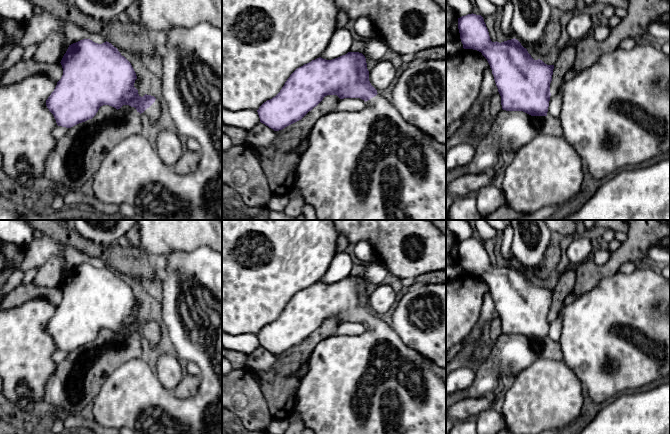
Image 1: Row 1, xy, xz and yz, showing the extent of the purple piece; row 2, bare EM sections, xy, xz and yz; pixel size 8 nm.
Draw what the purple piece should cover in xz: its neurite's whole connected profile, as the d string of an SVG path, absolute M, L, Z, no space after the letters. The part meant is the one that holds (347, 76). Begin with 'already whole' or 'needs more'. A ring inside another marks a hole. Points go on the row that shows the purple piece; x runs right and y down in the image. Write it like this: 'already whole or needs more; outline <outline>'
needs more; outline M348 52L338 58L326 60L321 57L312 60L297 68L287 79L280 92L270 100L264 102L257 110L260 122L279 131L301 120L309 111L316 107L325 96L337 95L340 99L360 98L366 102L366 106L356 112L331 112L321 117L311 129L308 135L308 145L304 152L294 162L292 172L295 178L294 187L302 193L304 201L311 205L316 213L317 220L446 220L446 159L440 154L426 138L427 134L416 126L406 122L391 101L377 93L377 90L369 81L366 58L359 52Z

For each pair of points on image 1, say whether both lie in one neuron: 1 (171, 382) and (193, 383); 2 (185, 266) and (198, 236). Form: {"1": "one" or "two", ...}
{"1": "two", "2": "two"}

